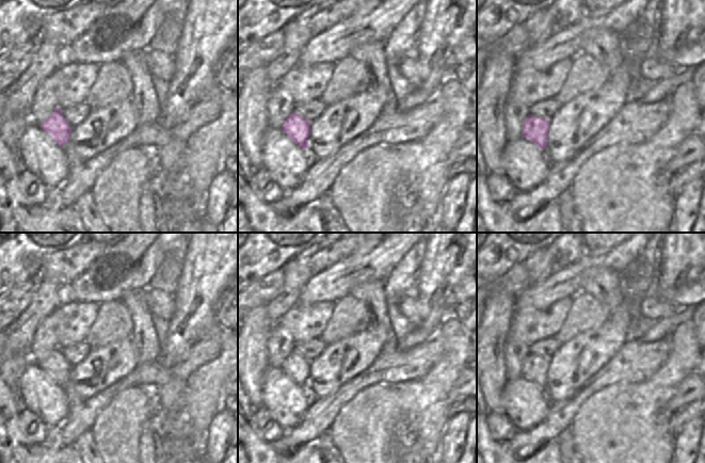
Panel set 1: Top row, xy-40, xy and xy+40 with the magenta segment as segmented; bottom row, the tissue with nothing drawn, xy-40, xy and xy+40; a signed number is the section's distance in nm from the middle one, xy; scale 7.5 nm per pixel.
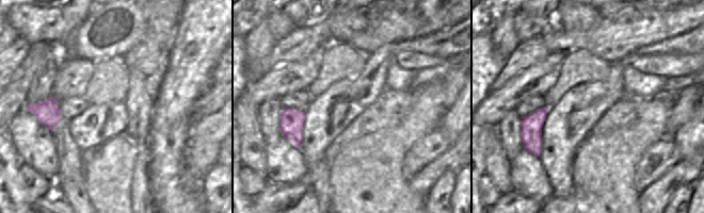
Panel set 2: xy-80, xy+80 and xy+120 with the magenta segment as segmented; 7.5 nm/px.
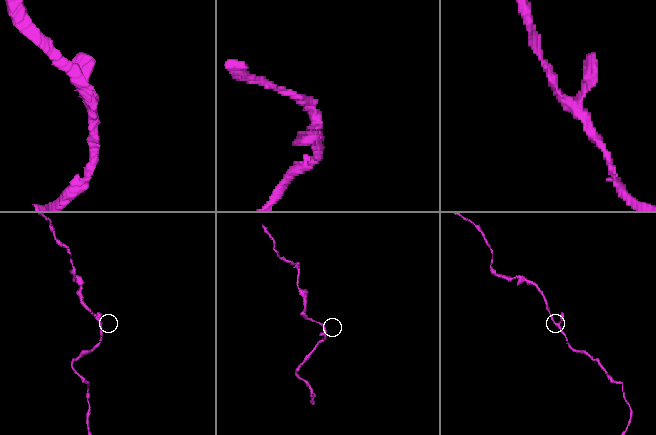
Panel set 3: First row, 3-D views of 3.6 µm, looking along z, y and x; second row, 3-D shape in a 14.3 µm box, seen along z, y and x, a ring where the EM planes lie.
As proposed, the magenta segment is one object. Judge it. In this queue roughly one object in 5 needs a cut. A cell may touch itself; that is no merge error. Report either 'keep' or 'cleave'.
keep

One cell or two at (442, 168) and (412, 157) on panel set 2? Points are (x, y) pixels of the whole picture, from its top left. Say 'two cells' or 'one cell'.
two cells

